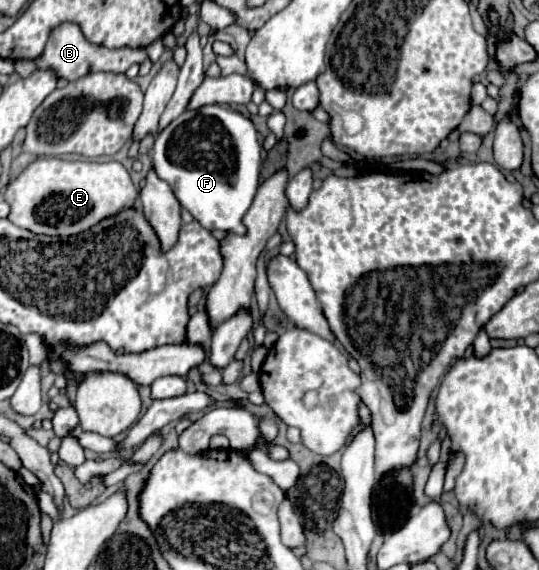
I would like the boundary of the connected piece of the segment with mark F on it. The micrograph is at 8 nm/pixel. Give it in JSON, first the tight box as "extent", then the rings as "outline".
{"extent":[151,105,261,235],"outline":[[[203,105],[201,109],[185,111],[155,137],[151,161],[157,175],[173,189],[181,207],[185,207],[205,229],[219,229],[235,235],[247,233],[243,217],[257,193],[261,169],[261,145],[257,141],[257,129],[251,117],[223,105]]]}

